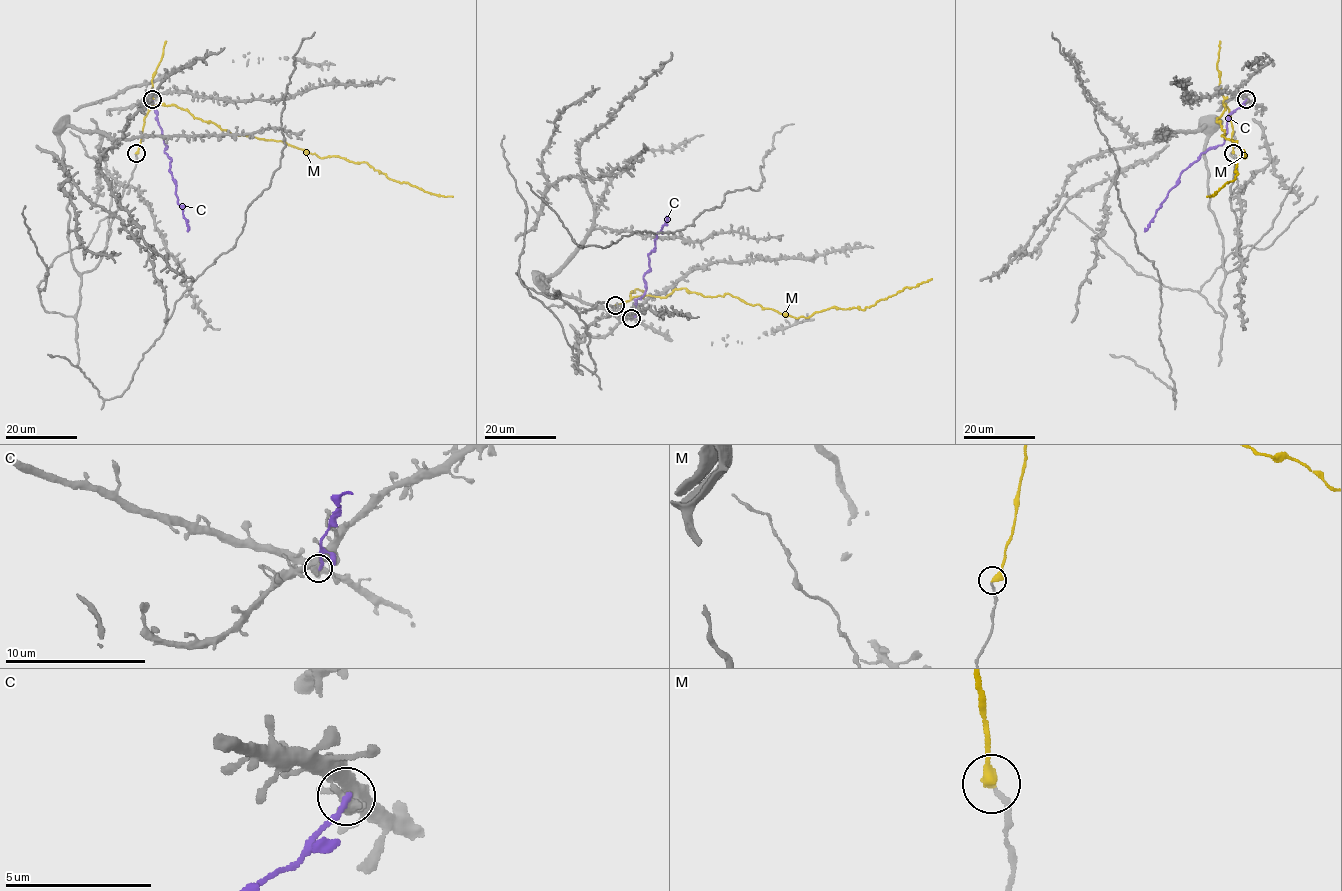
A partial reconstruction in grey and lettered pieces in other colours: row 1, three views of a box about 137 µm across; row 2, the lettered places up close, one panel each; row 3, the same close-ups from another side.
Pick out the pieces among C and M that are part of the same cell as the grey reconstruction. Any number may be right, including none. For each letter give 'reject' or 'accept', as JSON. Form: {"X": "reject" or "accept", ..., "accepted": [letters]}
{"C": "reject", "M": "accept", "accepted": ["M"]}

